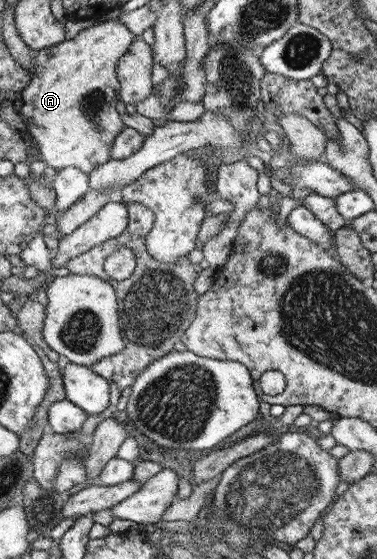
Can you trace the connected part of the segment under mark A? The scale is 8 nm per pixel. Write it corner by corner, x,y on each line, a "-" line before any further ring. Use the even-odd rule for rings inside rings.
120,19
95,23
80,31
70,40
64,40
49,48
41,49
34,58
34,76
29,85
21,92
19,112
26,121
29,143
38,151
34,151
32,162
43,161
46,170
55,174
65,168
74,167
82,174
90,175
108,161
113,155
114,141
125,129
121,114
117,111
117,102
121,98
121,86
116,77
116,62
136,40
136,35
120,23

